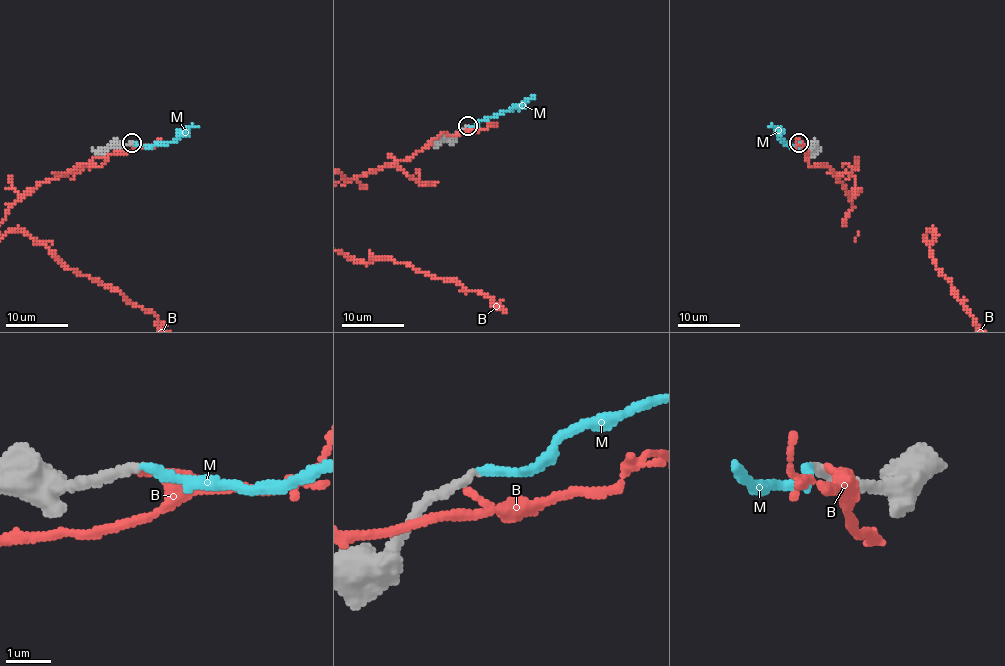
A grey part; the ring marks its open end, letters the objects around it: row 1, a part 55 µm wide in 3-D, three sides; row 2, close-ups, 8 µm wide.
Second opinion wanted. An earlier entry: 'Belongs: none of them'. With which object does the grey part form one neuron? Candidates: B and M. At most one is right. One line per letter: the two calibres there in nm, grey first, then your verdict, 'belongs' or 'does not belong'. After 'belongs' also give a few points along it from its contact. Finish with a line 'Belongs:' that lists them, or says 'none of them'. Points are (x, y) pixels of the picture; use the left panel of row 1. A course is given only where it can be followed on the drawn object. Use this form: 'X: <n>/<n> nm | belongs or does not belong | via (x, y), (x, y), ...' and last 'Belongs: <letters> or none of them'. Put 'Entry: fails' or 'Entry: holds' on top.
Entry: fails
B: 240/140 nm | does not belong
M: 200/190 nm | belongs | via (132, 142), (150, 145), (168, 142), (197, 125)
Belongs: M

